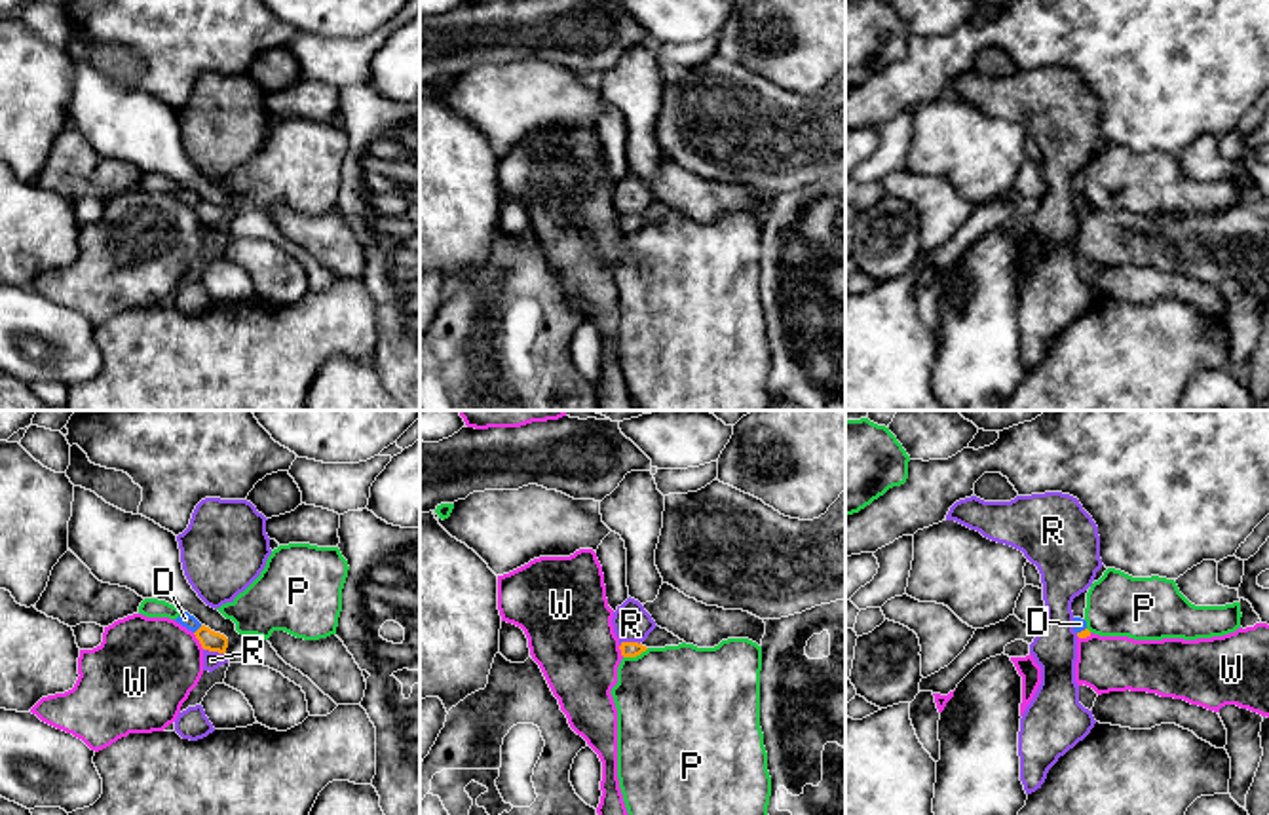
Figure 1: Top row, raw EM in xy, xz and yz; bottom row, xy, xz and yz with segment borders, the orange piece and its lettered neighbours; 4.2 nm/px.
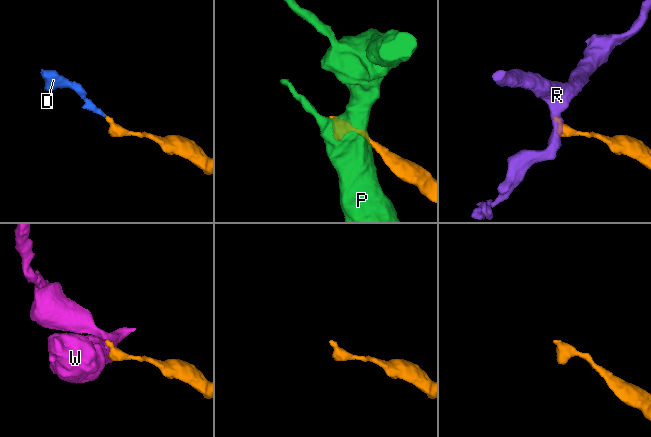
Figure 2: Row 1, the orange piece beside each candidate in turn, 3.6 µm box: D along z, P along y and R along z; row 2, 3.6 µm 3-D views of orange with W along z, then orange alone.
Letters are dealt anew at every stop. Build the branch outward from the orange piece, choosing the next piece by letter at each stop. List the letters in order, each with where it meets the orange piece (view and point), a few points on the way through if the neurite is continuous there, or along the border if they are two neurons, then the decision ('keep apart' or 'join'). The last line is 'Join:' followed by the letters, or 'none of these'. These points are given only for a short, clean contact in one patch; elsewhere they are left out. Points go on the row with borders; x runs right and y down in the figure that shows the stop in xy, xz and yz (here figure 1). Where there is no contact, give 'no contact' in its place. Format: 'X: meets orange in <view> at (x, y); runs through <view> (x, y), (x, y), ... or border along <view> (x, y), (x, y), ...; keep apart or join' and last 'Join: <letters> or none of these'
D: meets orange in xy at (198, 629); runs through xy (211, 641), (198, 629), (185, 618); join
P: meets orange in xz at (635, 656); keep apart
R: meets orange in xy at (215, 650); border along xy (204, 648), (225, 654); keep apart
W: meets orange in xy at (198, 639); border along xy (192, 633), (204, 648); keep apart
Join: D

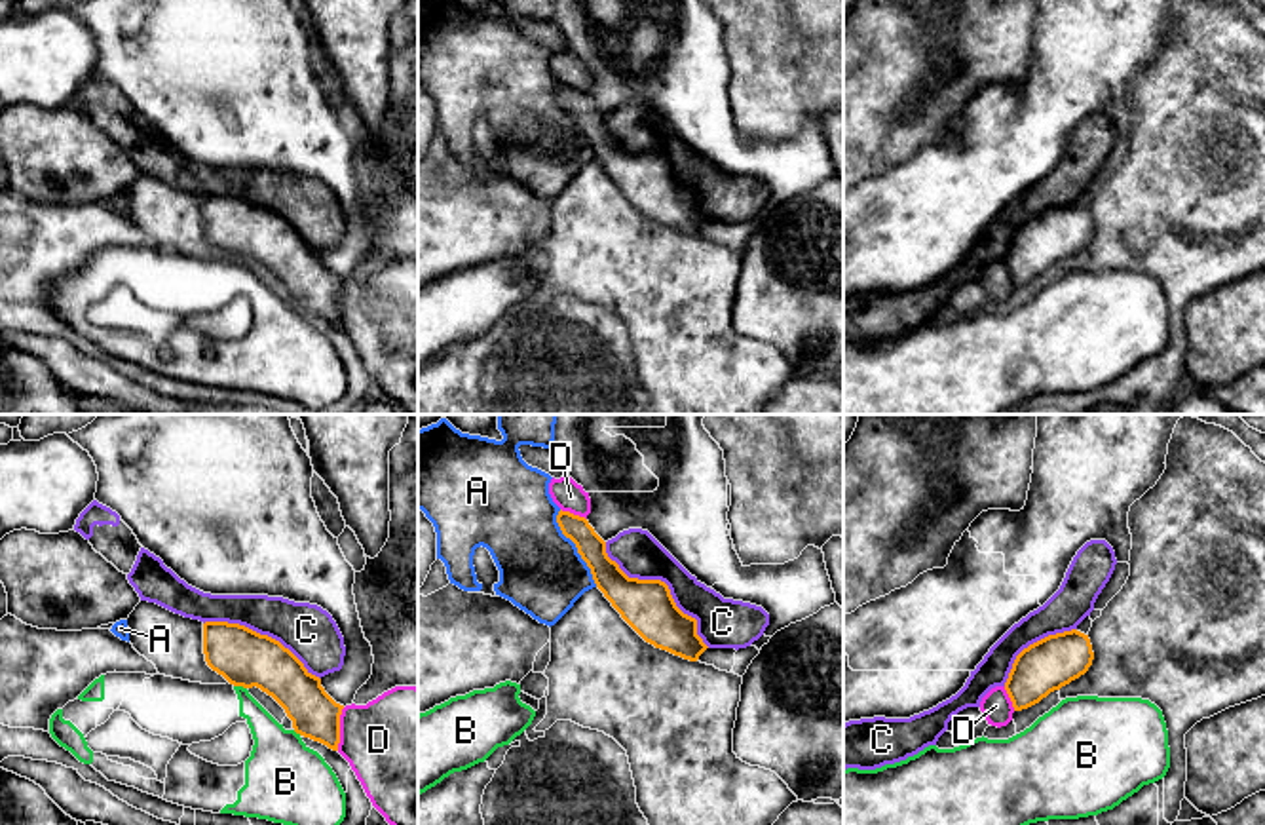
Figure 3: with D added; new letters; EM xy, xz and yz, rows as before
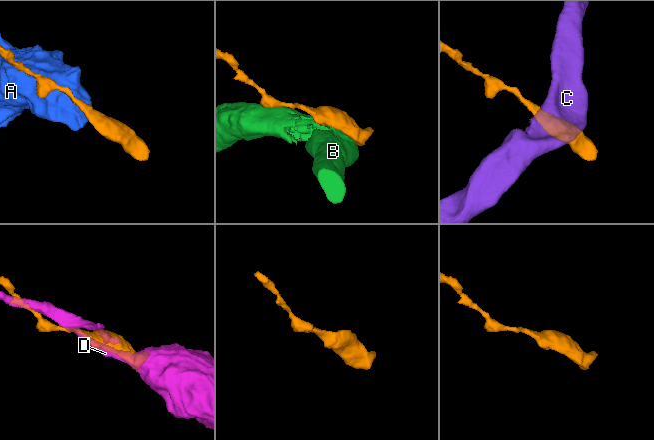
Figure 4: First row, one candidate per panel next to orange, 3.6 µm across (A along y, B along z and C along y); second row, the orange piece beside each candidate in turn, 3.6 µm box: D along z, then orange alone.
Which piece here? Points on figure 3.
A: meets orange in xz at (576, 546); keep apart
B: meets orange in xy at (240, 685); keep apart
C: meets orange in xz at (663, 582); keep apart
D: meets orange in xy at (339, 729); keep apart
Join: none of these

